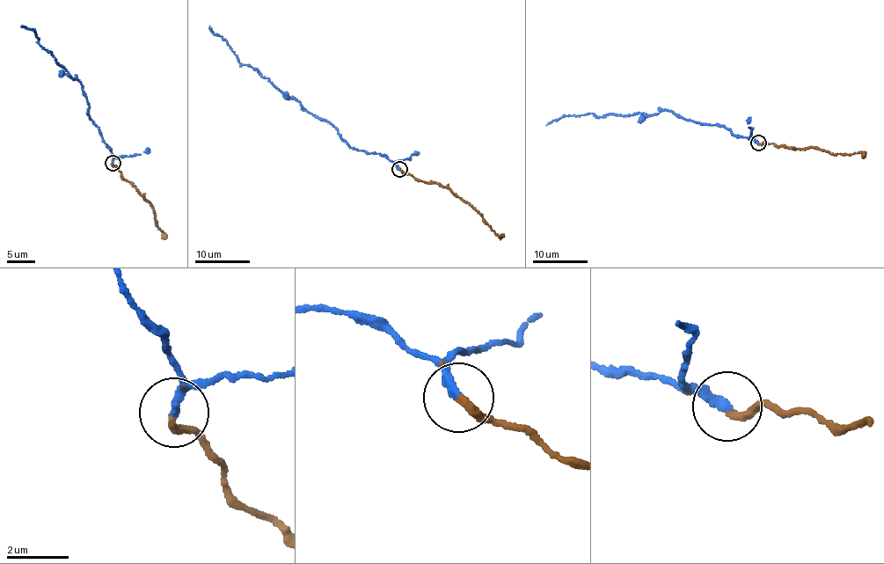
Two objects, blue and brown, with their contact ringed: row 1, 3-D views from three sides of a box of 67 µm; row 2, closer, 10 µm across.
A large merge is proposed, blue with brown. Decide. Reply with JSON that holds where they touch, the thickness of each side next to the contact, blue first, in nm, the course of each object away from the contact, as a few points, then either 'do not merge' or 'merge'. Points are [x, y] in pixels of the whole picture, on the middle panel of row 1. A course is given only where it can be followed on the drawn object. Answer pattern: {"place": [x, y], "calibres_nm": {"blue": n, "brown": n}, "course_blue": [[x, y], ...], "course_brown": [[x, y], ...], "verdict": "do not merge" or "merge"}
{"place": [399, 169], "calibres_nm": {"blue": 260, "brown": 190}, "course_blue": [[399, 169], [384, 156], [349, 146], [339, 129], [239, 62], [209, 25]], "course_brown": [[399, 169], [420, 181], [434, 182], [449, 189], [478, 214], [496, 233], [504, 236]], "verdict": "merge"}

